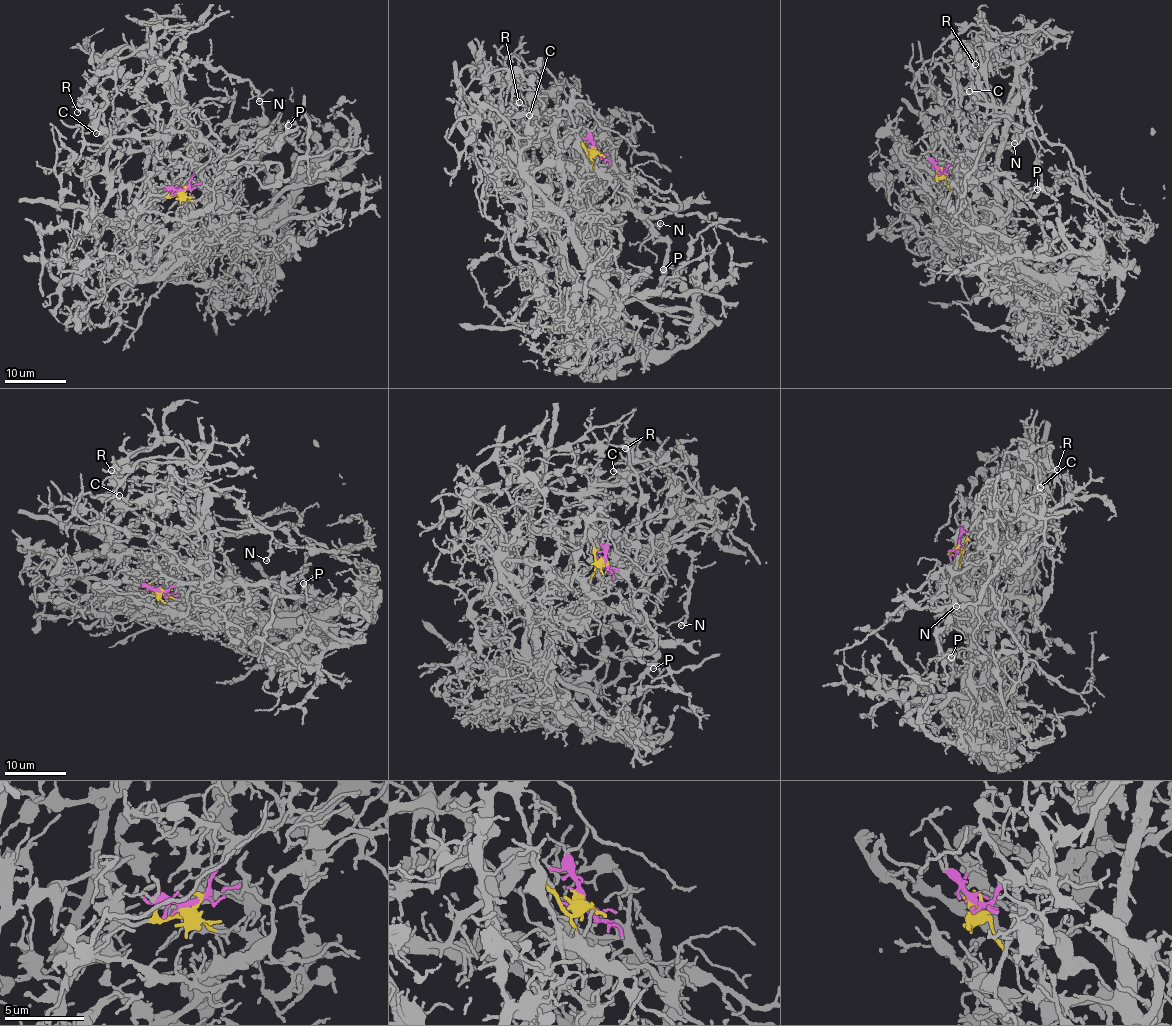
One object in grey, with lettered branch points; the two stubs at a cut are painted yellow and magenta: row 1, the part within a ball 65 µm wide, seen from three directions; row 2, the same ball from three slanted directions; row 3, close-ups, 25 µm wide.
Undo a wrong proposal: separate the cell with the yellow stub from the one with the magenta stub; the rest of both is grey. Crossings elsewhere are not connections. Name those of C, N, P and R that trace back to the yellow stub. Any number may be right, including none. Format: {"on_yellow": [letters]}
{"on_yellow": ["C", "R"]}

